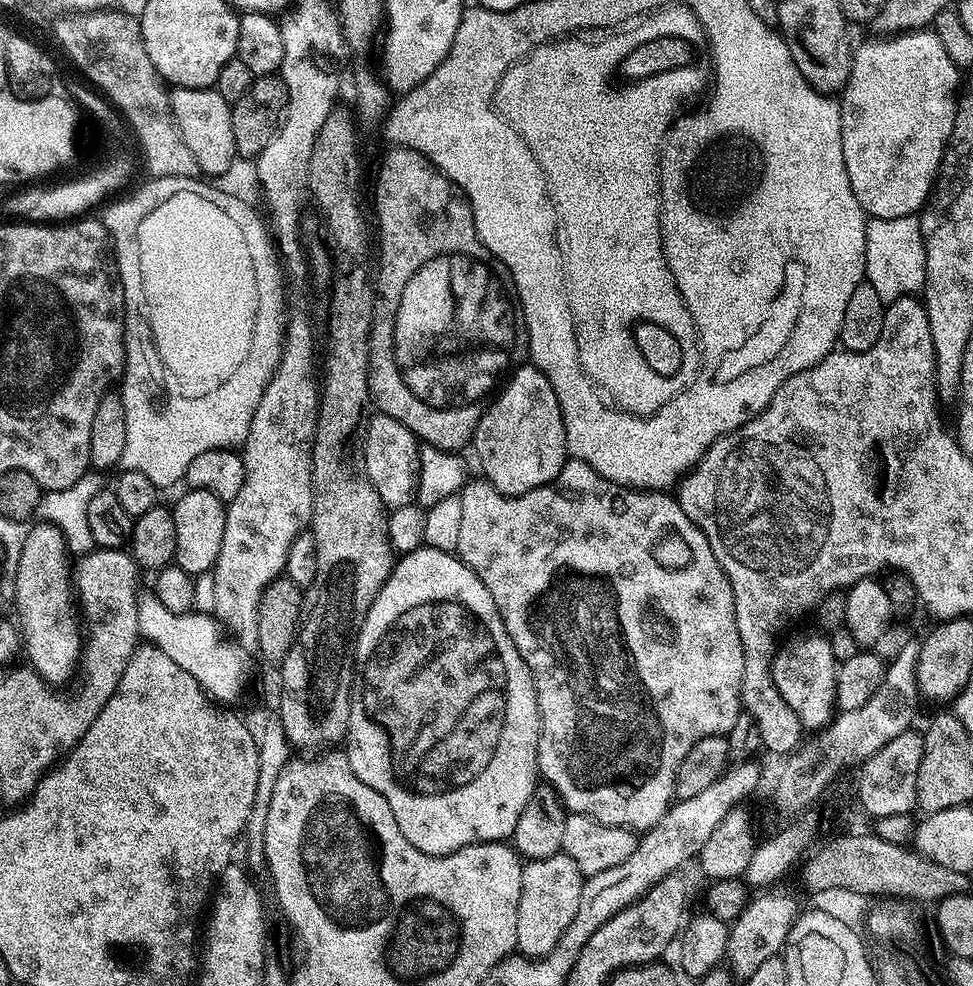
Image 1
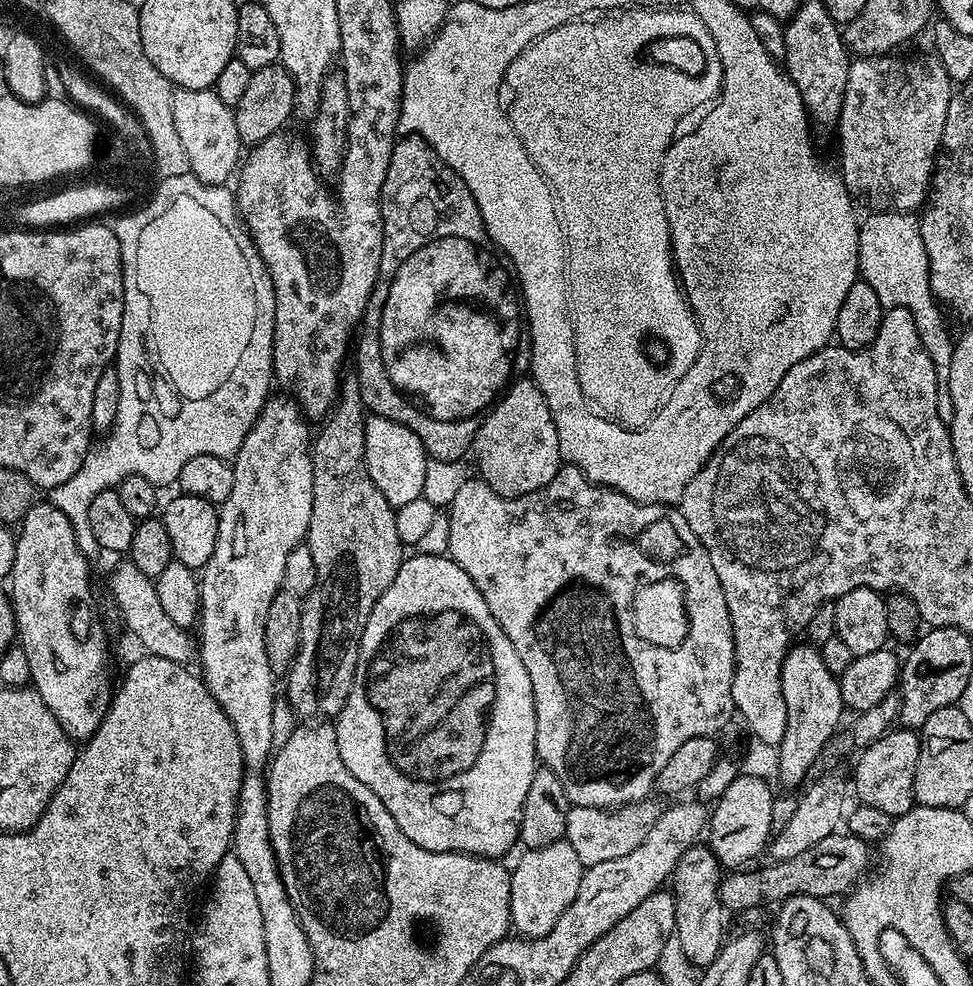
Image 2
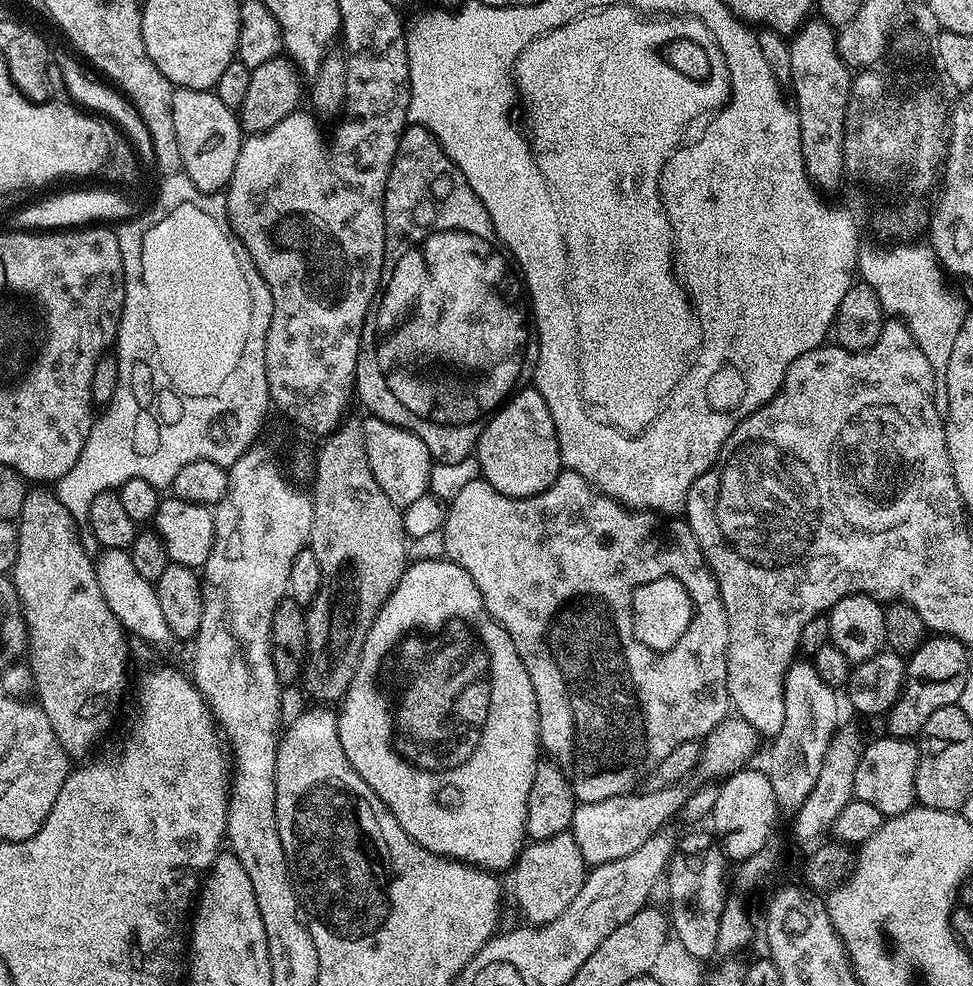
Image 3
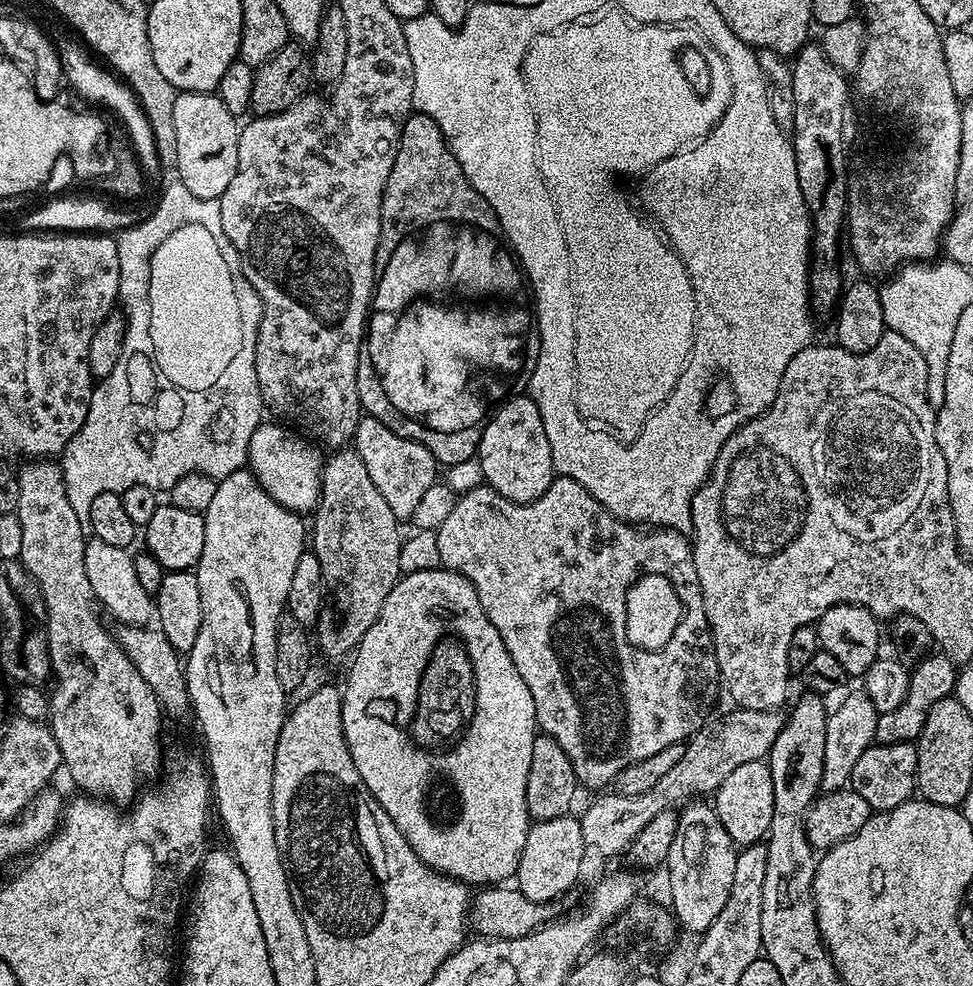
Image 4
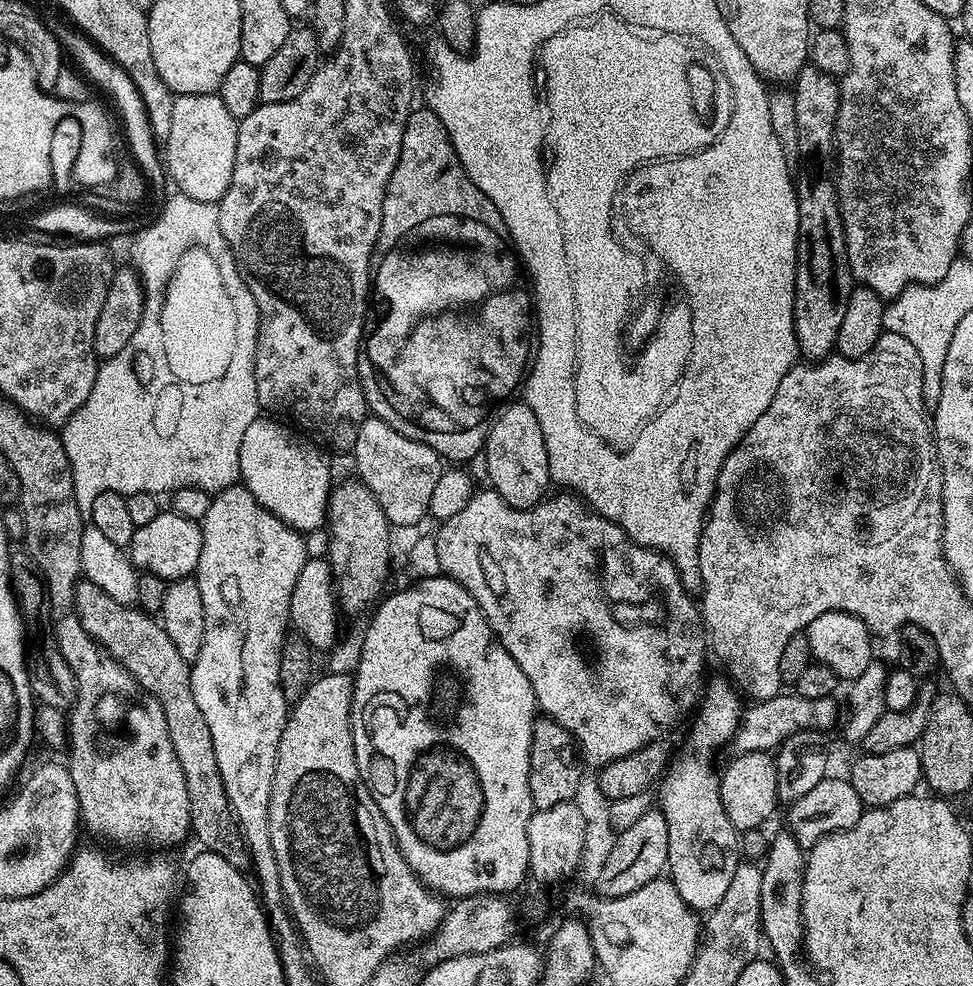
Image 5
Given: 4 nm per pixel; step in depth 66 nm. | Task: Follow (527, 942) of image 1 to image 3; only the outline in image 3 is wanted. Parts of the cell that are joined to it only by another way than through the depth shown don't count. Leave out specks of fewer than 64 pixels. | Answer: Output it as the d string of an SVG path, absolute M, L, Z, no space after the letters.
M571 831L559 832L545 840L532 840L516 857L512 880L516 883L516 900L524 911L529 925L548 924L582 890L586 865L582 858L582 850L578 850L578 842L574 842Z

